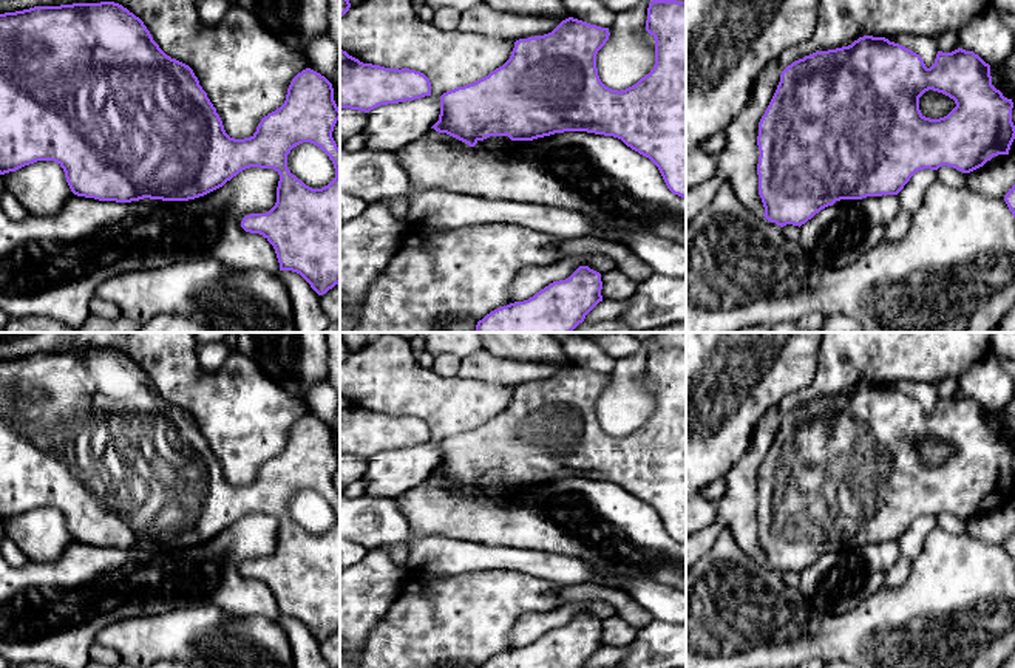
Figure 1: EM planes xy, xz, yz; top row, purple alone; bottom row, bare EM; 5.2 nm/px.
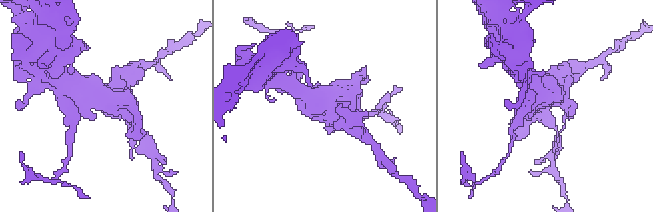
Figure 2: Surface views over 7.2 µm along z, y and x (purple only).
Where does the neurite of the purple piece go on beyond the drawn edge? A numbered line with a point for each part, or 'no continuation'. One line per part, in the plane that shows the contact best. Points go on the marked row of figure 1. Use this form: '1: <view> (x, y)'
no continuation

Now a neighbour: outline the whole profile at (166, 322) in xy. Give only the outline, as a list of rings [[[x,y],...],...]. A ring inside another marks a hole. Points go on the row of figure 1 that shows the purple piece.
[[[161,314],[142,323],[137,332],[219,332],[193,317]]]

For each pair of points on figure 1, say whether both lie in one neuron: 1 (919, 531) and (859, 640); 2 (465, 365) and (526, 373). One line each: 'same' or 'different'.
1: different
2: same

